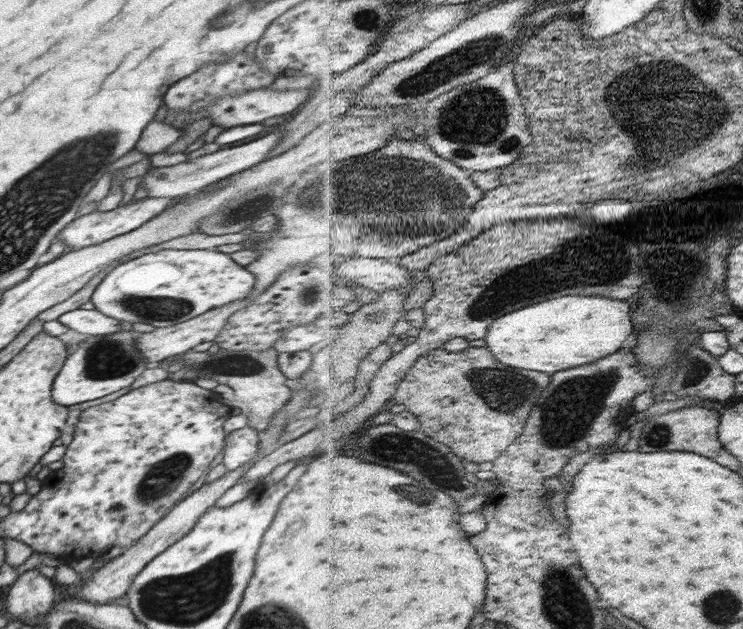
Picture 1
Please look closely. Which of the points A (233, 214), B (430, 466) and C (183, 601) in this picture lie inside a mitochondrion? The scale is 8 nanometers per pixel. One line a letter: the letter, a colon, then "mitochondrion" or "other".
A: mitochondrion
B: mitochondrion
C: mitochondrion

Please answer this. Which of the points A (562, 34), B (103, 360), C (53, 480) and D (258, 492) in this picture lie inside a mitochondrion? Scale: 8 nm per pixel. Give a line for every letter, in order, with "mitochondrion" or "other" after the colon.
A: other
B: mitochondrion
C: other
D: other

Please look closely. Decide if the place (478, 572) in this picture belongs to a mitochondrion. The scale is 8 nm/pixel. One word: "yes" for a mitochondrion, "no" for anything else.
no

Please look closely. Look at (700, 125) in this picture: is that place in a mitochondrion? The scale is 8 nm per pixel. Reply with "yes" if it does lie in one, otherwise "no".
yes

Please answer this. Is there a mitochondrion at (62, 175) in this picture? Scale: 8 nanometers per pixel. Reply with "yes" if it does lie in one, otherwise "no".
yes

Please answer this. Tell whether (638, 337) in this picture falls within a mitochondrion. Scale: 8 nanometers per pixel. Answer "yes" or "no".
no

